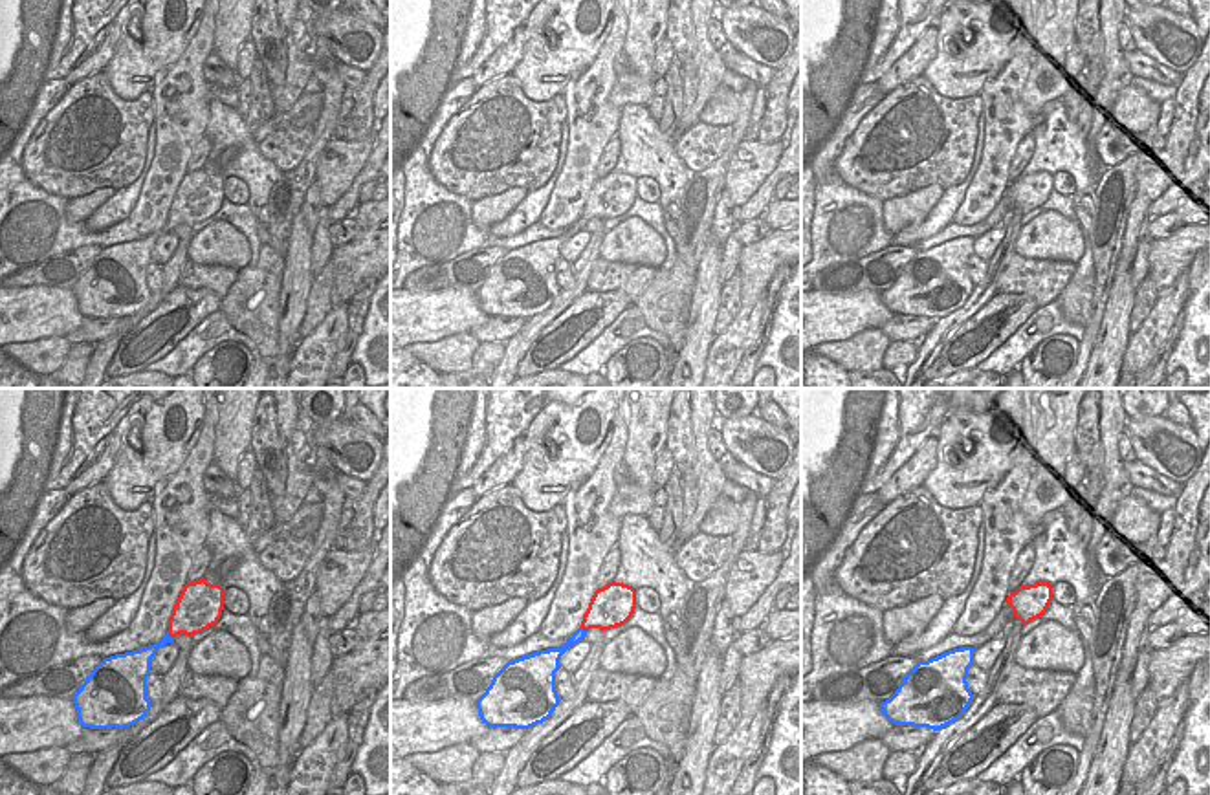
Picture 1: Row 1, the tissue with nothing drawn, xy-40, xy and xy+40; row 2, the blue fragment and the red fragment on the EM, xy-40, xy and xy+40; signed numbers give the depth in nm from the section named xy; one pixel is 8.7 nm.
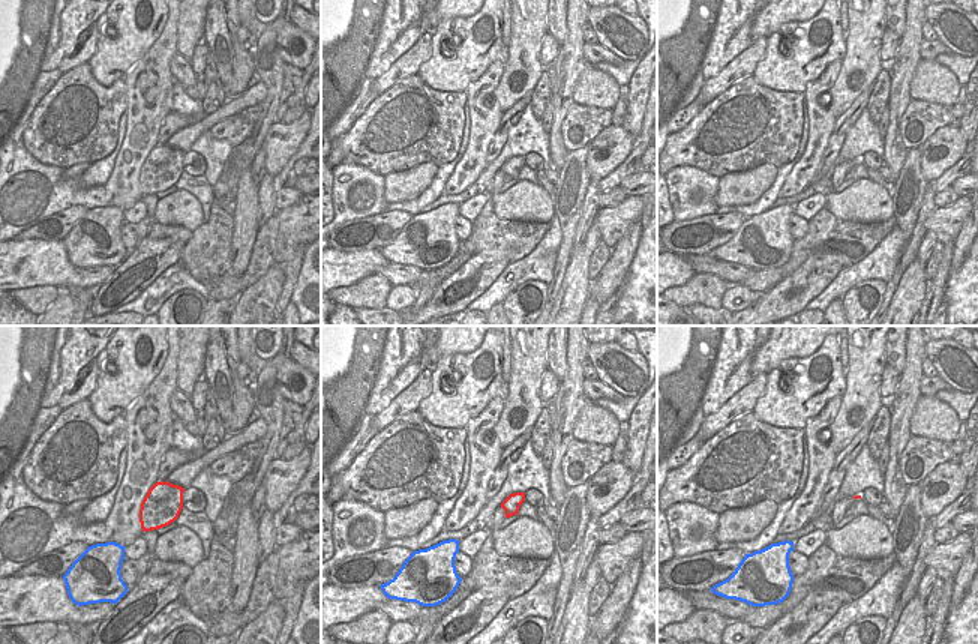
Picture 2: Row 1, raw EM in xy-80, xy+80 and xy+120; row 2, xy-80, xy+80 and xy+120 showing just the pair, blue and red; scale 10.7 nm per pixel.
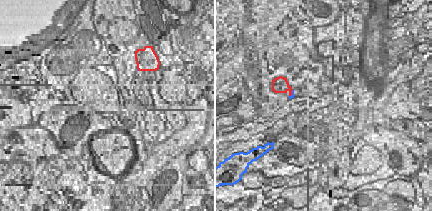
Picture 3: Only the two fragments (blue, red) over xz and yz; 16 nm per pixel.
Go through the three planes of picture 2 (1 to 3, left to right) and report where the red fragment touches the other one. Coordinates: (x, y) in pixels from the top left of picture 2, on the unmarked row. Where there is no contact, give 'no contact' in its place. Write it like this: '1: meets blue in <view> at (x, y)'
1: no contact
2: no contact
3: no contact

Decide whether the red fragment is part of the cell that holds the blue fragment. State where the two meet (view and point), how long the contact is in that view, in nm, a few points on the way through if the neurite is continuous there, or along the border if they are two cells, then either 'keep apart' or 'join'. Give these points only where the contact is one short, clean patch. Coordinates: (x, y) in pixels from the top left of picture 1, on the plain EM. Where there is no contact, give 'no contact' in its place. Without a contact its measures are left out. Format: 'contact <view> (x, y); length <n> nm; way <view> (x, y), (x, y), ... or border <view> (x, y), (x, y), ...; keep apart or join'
contact xy-40 (171, 228); length 80 nm; way xy-40 (147, 242), (171, 228), (189, 206); join

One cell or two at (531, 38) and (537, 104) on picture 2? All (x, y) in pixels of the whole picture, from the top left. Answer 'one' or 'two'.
two

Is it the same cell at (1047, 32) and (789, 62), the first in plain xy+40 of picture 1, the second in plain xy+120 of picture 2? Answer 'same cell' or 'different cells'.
different cells

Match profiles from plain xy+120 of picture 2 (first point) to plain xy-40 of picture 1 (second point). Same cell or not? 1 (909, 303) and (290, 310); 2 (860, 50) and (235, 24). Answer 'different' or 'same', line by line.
1: same
2: same

